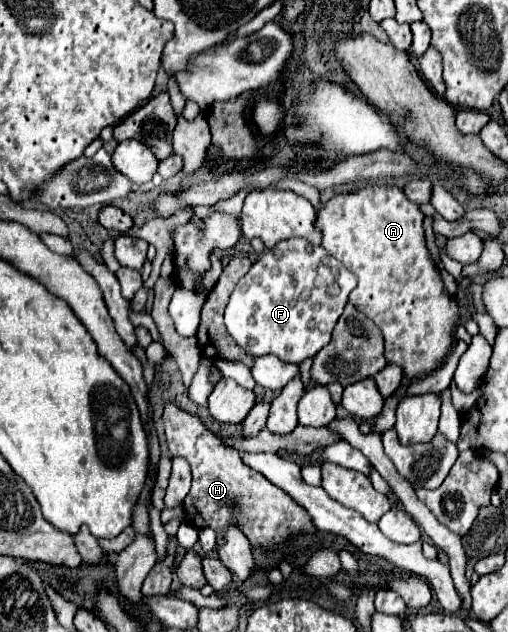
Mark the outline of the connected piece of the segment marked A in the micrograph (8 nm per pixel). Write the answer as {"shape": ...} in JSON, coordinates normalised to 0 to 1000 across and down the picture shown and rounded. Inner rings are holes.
{"shape":[[[772,288],[720,291],[701,304],[669,304],[642,316],[638,329],[626,332],[622,361],[634,367],[634,389],[705,440],[705,453],[689,462],[689,478],[752,522],[760,573],[787,579],[803,601],[862,585],[894,551],[894,519],[906,506],[906,481],[902,472],[878,459],[866,424],[846,405],[827,326],[807,320],[795,301]]]}

